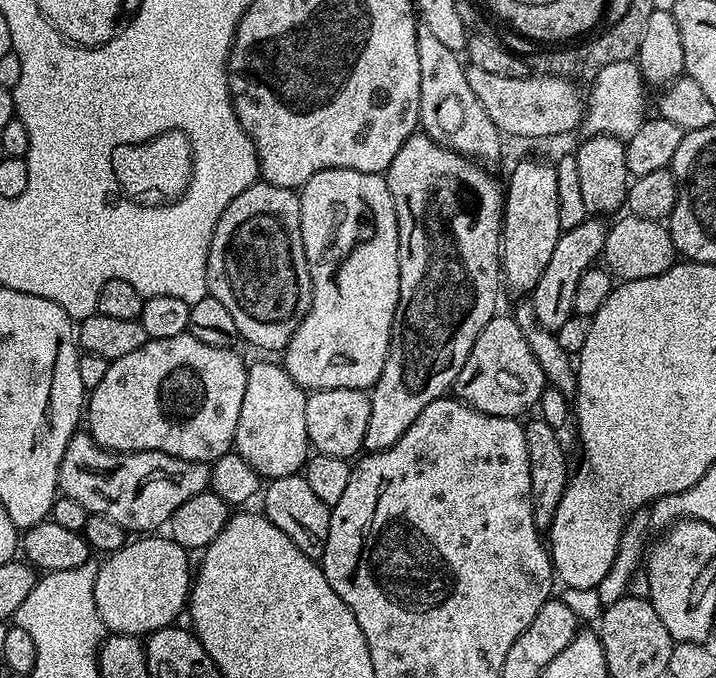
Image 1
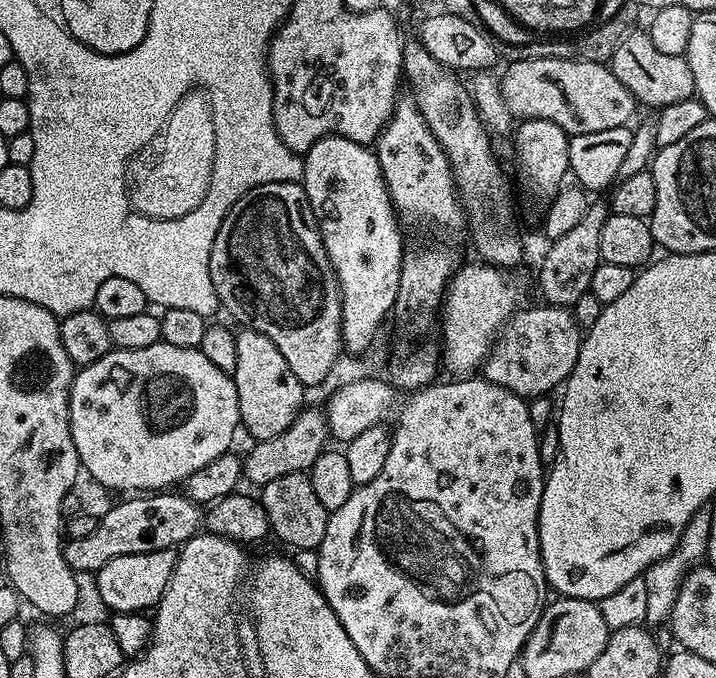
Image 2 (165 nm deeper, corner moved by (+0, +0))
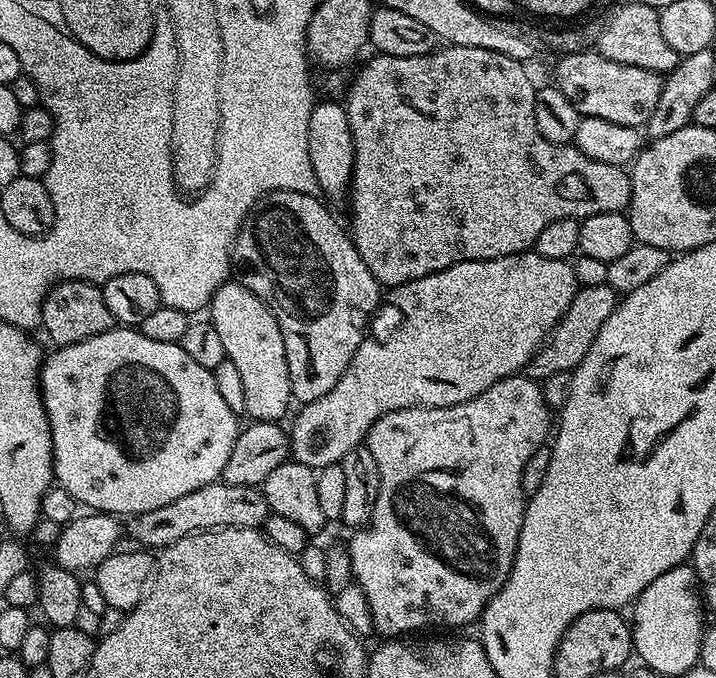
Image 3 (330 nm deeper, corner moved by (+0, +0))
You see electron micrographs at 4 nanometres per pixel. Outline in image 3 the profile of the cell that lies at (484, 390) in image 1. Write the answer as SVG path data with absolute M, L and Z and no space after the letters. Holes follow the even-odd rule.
M608 283L602 286L580 288L574 302L570 302L570 306L564 311L563 318L553 326L548 339L533 354L526 369L527 375L537 382L543 382L550 374L571 372L572 369L577 368L582 358L586 358L586 350L590 350L594 338L598 338L598 330L602 330L606 318L610 318L617 303L618 293Z

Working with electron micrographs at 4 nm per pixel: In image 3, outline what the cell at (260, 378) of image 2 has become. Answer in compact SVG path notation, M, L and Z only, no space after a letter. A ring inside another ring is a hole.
M226 282L212 296L210 319L214 330L218 330L225 357L234 362L238 374L242 374L247 415L256 422L283 421L293 398L286 346L278 318L274 318L266 302L246 290L246 286L238 282Z

